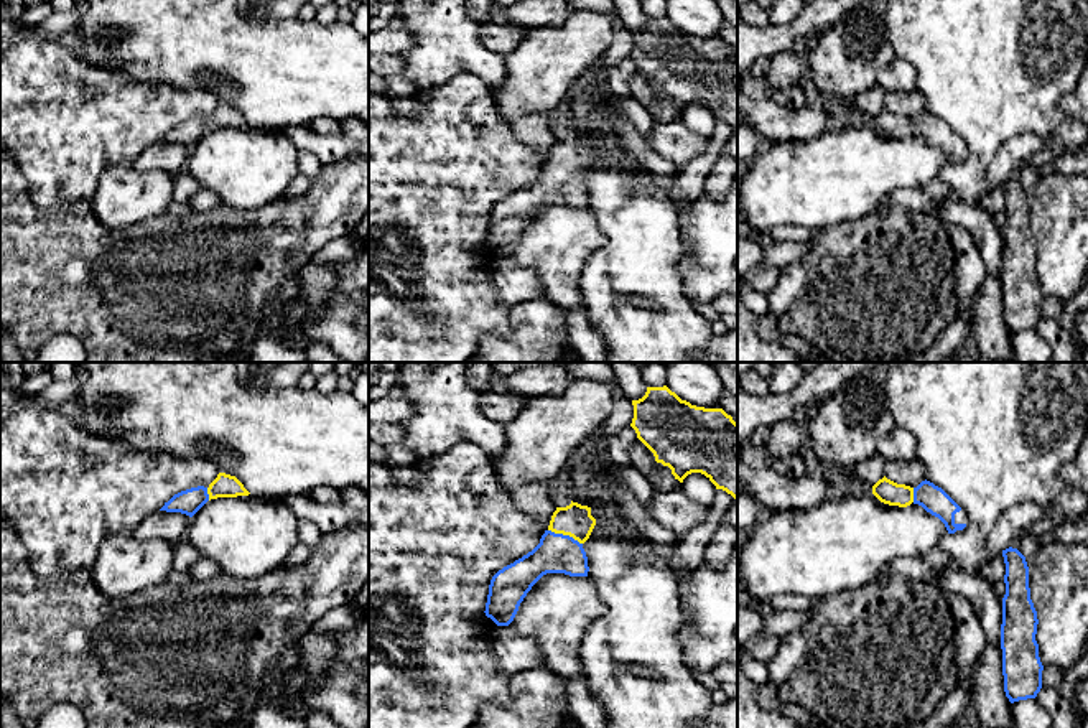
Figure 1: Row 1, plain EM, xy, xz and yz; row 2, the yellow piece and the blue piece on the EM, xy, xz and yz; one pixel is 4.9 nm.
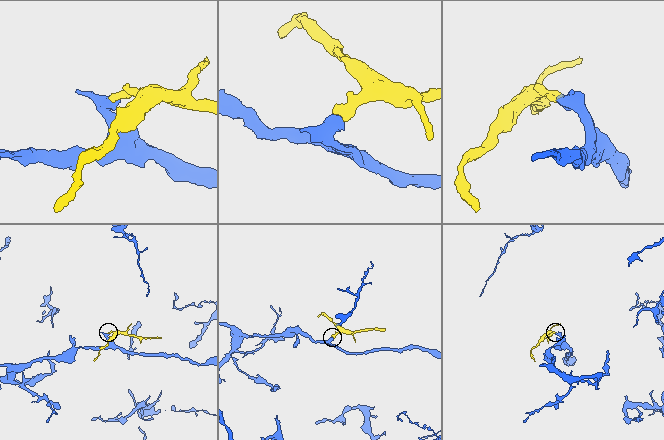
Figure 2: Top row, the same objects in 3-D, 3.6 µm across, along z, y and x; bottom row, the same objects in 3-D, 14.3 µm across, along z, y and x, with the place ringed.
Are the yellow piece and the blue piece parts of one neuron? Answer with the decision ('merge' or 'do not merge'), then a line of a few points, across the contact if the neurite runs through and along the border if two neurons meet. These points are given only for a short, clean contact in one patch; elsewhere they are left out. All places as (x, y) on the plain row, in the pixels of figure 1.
merge; line xz (575, 150), (565, 165), (555, 185)

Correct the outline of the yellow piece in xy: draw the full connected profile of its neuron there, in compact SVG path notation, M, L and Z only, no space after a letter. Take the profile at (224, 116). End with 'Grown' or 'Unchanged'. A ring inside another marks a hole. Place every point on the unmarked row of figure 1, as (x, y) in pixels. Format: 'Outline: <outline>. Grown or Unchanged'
Outline: M219 104L207 117L198 117L174 125L160 142L181 143L193 148L207 132L217 128L249 127L244 115L230 105Z. Grown

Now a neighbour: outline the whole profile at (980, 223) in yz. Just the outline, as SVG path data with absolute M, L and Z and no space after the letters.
M899 188L890 191L879 208L902 206L932 214L942 221L963 226L973 236L984 260L988 275L1001 277L1002 232L991 212L963 201L943 203L932 199L925 191Z

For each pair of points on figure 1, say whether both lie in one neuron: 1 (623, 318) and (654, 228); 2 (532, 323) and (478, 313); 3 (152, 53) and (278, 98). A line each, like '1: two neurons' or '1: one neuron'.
1: one neuron
2: two neurons
3: one neuron

